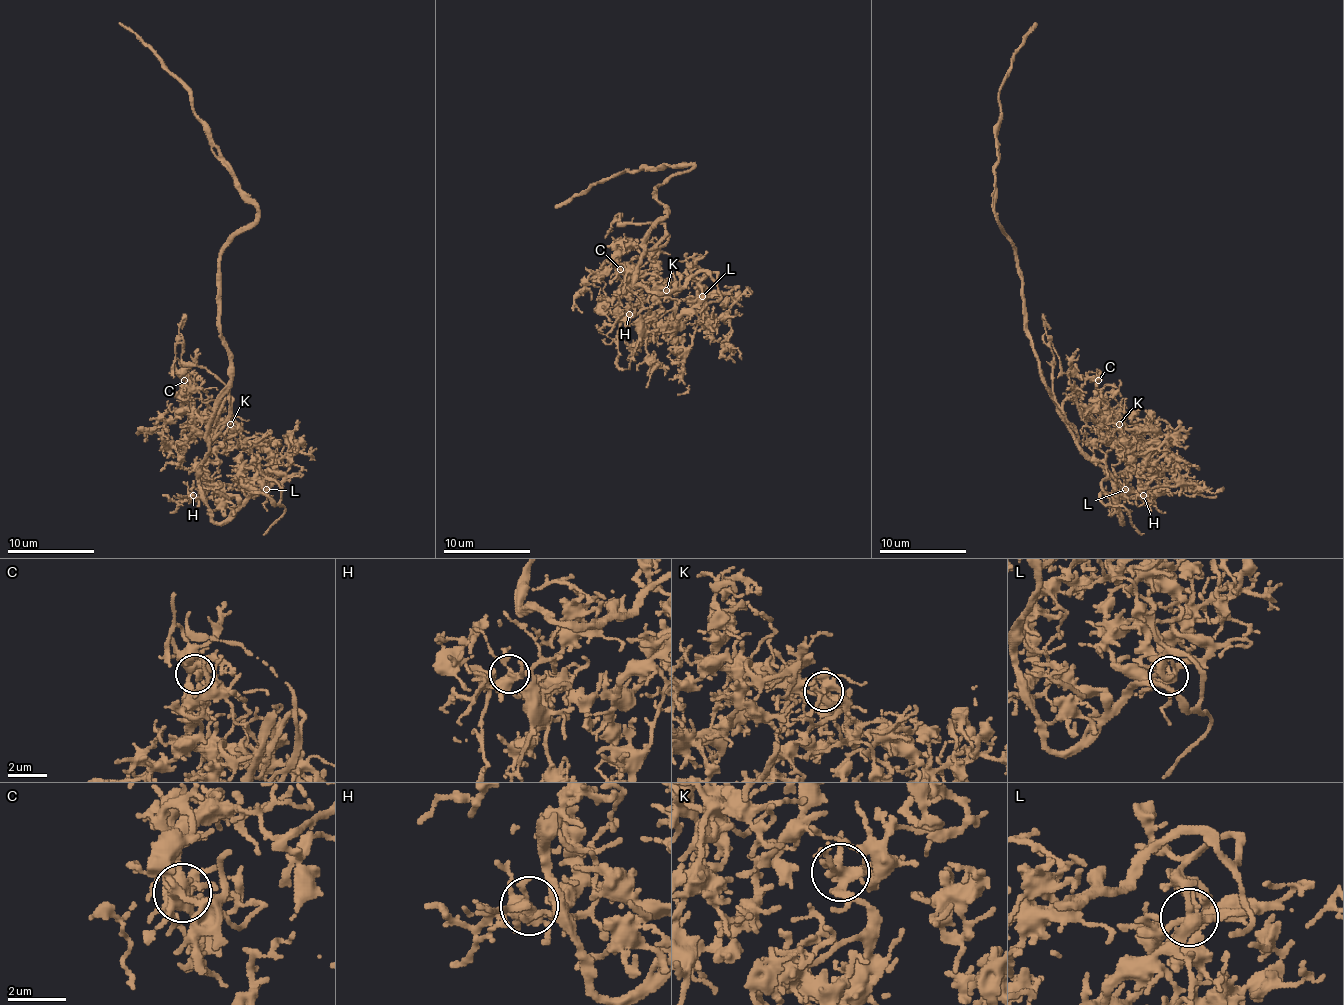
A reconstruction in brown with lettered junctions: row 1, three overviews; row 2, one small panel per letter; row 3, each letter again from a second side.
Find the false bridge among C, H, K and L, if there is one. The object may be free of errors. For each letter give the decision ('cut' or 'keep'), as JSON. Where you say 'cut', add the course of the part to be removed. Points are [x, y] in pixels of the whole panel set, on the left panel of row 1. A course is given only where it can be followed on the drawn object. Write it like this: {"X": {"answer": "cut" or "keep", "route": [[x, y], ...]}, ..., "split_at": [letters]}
{"C": {"answer": "keep"}, "H": {"answer": "keep"}, "K": {"answer": "keep"}, "L": {"answer": "keep"}, "split_at": []}

